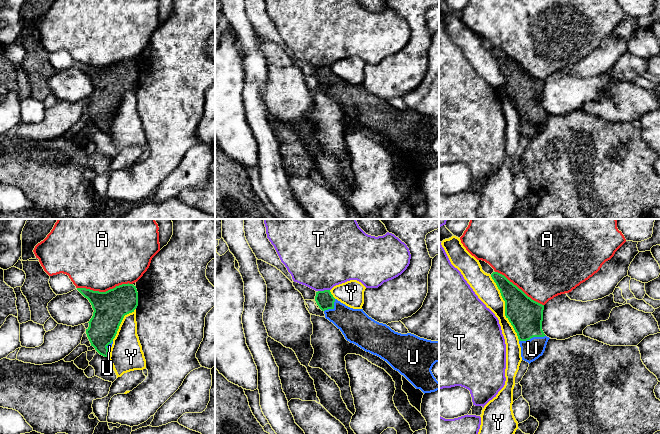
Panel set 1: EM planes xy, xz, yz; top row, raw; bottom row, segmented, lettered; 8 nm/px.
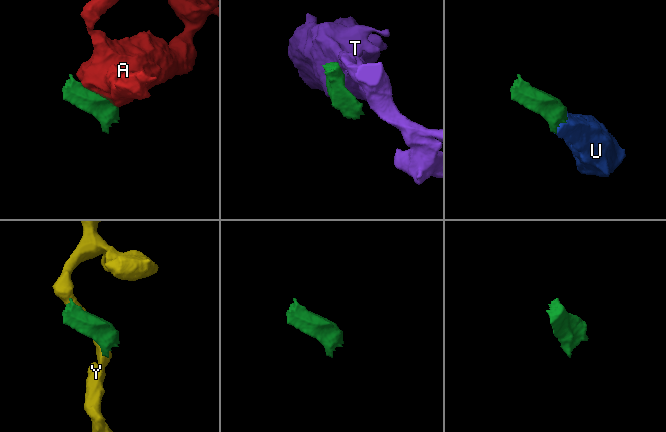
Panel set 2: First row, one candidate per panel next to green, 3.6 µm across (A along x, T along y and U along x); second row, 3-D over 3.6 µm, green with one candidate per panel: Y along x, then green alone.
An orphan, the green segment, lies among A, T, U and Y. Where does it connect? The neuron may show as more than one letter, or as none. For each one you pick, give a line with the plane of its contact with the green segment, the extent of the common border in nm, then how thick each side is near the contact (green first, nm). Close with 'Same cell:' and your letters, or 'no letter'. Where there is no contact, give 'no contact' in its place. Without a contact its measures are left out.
U: contact in yz; length 220 nm; calibres 280 and 170 nm
Same cell: U

